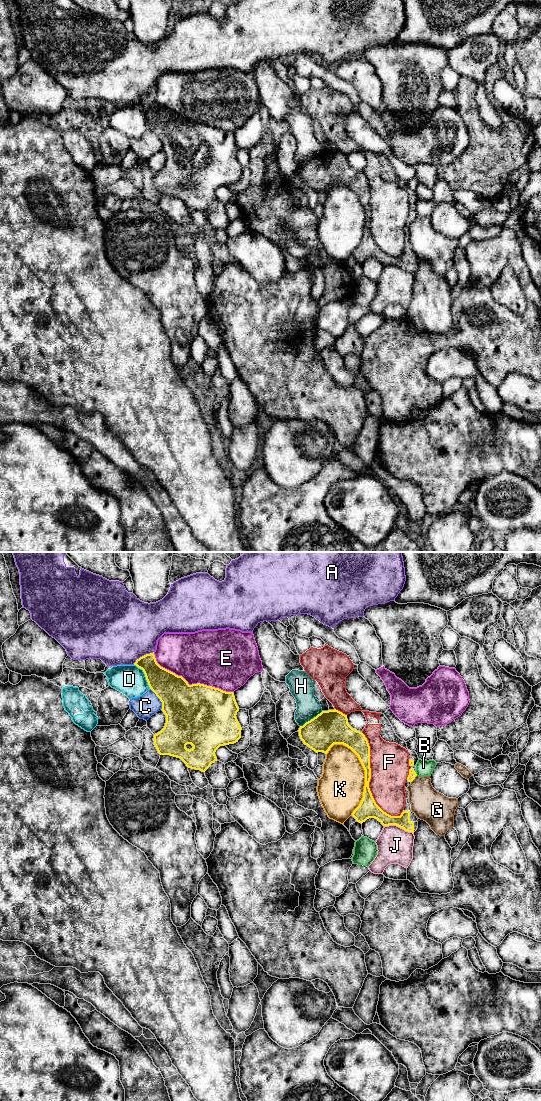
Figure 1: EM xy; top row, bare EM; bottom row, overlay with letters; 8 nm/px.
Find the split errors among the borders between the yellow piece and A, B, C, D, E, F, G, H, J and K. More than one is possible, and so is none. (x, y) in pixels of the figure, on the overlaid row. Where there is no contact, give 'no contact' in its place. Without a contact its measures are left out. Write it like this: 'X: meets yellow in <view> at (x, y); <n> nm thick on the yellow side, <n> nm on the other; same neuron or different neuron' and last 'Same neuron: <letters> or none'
A: meets yellow in xy at (142, 656); 200 nm thick on the yellow side, 500 nm on the other; different neuron
B: meets yellow in xy at (415, 773); 60 nm thick on the yellow side, 130 nm on the other; different neuron
C: meets yellow in xy at (159, 698); 380 nm thick on the yellow side, 180 nm on the other; different neuron
D: meets yellow in xy at (145, 675); 260 nm thick on the yellow side, 240 nm on the other; different neuron
E: meets yellow in xy at (190, 685); 480 nm thick on the yellow side, 420 nm on the other; different neuron
F: meets yellow in xy at (370, 778); 150 nm thick on the yellow side, 320 nm on the other; different neuron
G: meets yellow in xy at (414, 778); 60 nm thick on the yellow side, 260 nm on the other; different neuron
H: meets yellow in xy at (311, 719); 280 nm thick on the yellow side, 190 nm on the other; different neuron
J: meets yellow in xy at (399, 826); 110 nm thick on the yellow side, 280 nm on the other; different neuron
K: meets yellow in xy at (365, 774); 150 nm thick on the yellow side, 360 nm on the other; different neuron
Same neuron: none

